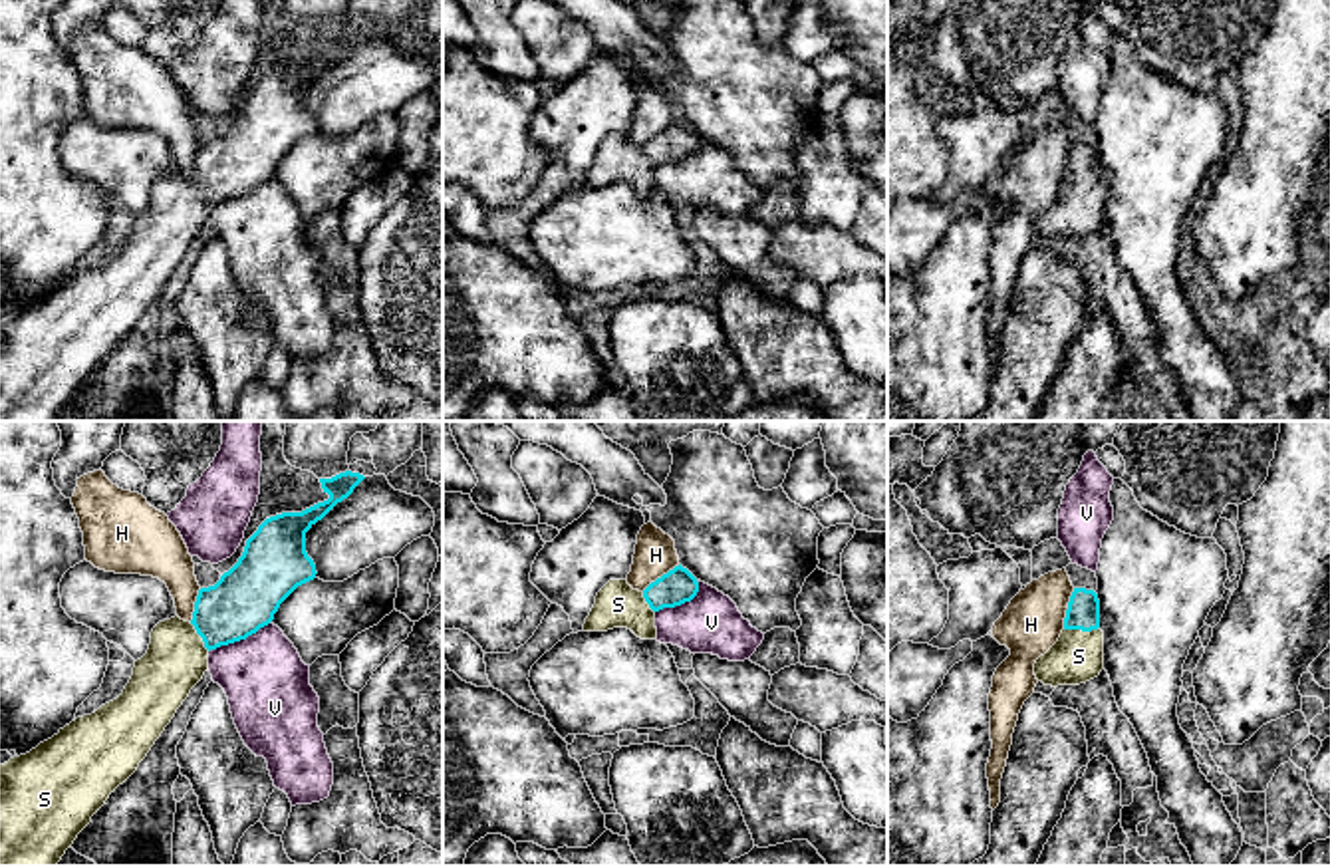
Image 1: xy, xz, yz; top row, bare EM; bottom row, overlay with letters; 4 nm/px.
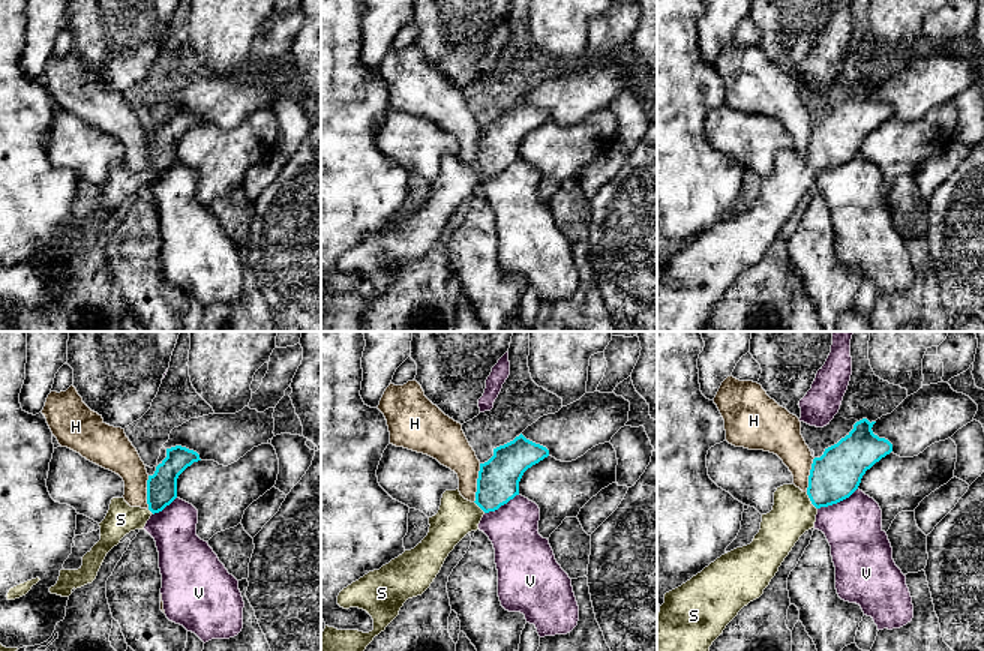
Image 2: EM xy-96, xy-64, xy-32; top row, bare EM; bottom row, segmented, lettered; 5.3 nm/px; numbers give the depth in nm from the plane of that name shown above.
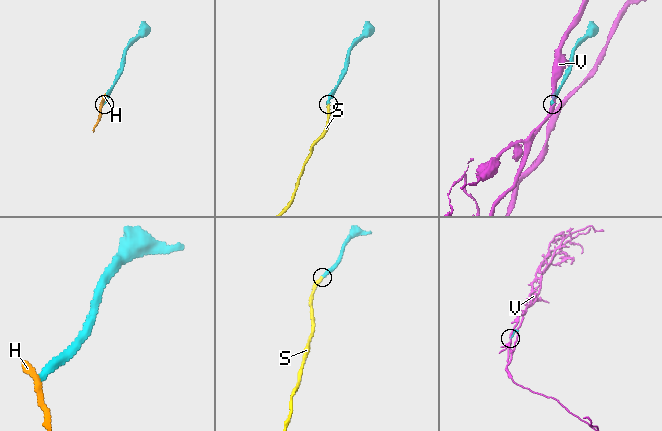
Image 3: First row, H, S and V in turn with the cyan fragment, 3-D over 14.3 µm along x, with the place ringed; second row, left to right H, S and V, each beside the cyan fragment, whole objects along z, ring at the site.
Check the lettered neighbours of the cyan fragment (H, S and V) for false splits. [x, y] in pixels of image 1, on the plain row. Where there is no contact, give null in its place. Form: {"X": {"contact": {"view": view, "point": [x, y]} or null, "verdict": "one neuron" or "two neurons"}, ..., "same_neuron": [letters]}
{"H": {"contact": {"view": "yz", "point": [1068, 163]}, "verdict": "two neurons"}, "S": {"contact": {"view": "yz", "point": [1080, 183]}, "verdict": "one neuron"}, "V": {"contact": {"view": "xy", "point": [239, 195]}, "verdict": "two neurons"}, "same_neuron": ["S"]}

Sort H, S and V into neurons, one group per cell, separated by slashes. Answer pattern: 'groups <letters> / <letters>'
groups H / S / V

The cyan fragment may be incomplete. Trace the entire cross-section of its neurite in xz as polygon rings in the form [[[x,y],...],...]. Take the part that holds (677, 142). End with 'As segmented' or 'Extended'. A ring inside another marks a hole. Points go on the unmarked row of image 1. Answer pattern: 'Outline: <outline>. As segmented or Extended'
Outline: [[[681,119],[651,137],[643,147],[627,135],[609,135],[596,151],[584,187],[627,183],[641,195],[657,195],[655,169],[691,157],[699,147],[697,133]]]. Extended

